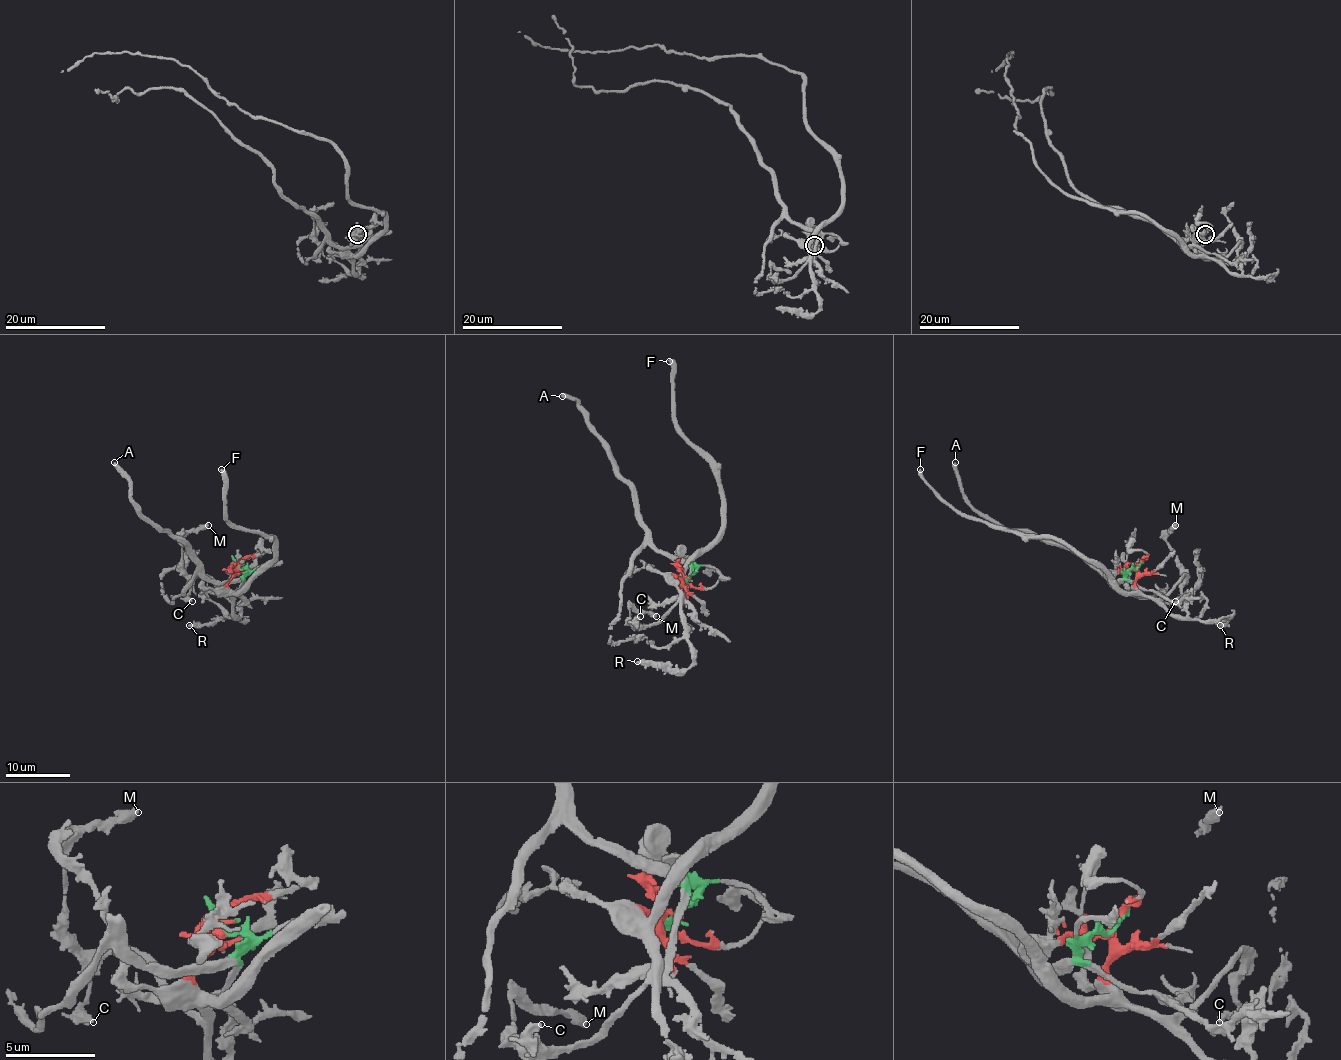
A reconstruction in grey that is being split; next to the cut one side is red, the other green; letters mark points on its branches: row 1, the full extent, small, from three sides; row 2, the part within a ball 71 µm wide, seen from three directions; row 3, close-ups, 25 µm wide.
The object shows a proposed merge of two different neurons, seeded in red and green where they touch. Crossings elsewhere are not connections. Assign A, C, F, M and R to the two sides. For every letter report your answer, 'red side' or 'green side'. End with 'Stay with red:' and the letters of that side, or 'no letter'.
A: green side
C: red side
F: red side
M: red side
R: red side
Stay with red: C, F, M, R

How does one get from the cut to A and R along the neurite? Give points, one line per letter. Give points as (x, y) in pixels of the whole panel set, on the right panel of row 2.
A: (1139, 565), (1119, 580), (1110, 582), (1069, 549), (1048, 544), (1027, 530), (998, 527), (969, 502), (954, 462)
R: (1139, 565), (1135, 583), (1144, 593), (1158, 599), (1173, 614), (1202, 620), (1228, 616), (1220, 625)

